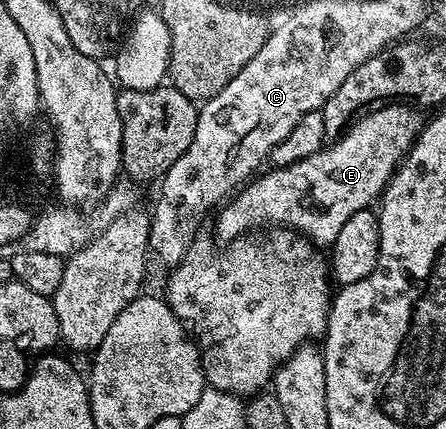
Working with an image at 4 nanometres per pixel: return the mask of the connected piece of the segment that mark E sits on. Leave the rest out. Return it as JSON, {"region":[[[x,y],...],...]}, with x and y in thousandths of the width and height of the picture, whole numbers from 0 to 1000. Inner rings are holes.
{"region":[[[908,242],[857,247],[850,256],[805,275],[765,322],[747,336],[724,338],[722,347],[700,364],[664,382],[614,387],[599,406],[581,403],[567,420],[554,422],[487,492],[491,499],[489,520],[480,527],[482,541],[500,555],[500,566],[513,569],[527,555],[570,541],[561,536],[574,534],[576,527],[596,527],[594,531],[617,527],[648,531],[693,555],[715,576],[738,576],[740,566],[753,559],[753,541],[771,531],[771,520],[778,517],[780,503],[789,503],[789,494],[827,490],[854,464],[857,445],[874,424],[874,413],[901,385],[904,373],[910,371],[910,357],[924,347],[937,326],[937,315],[946,310],[951,291],[946,266],[944,254]]]}

